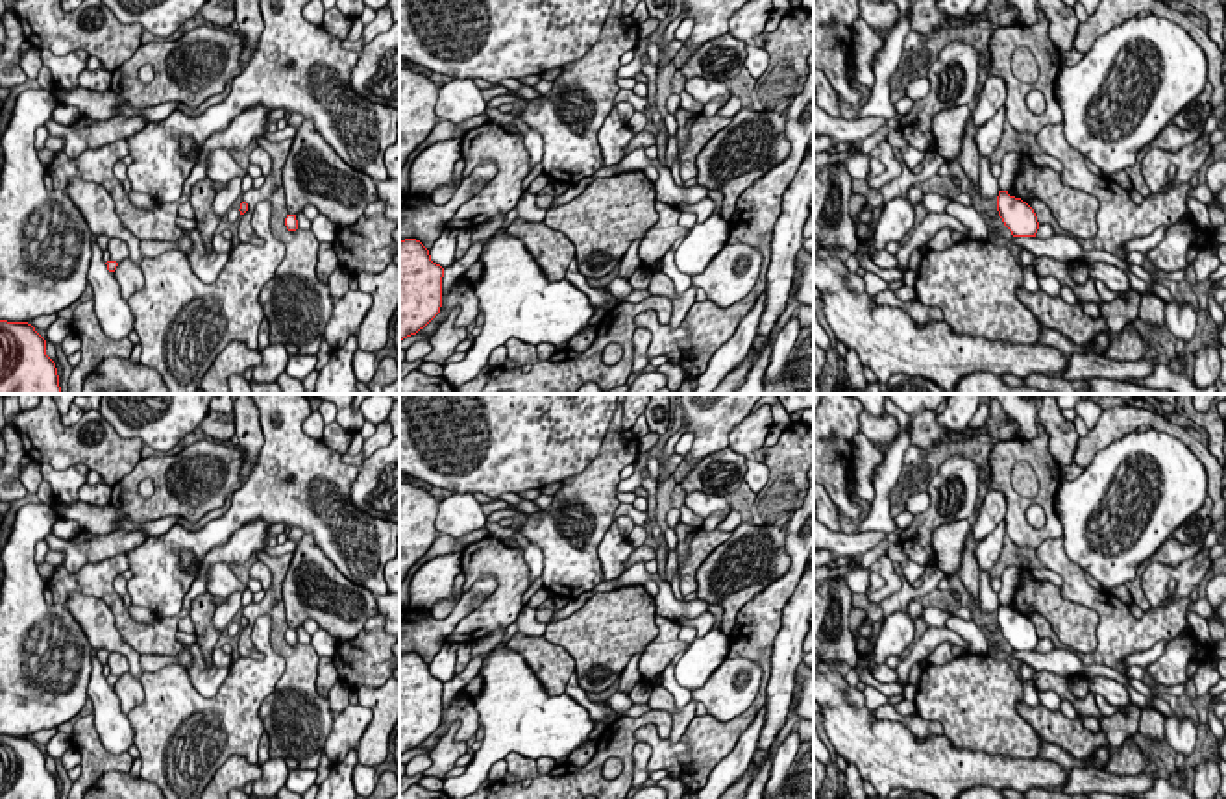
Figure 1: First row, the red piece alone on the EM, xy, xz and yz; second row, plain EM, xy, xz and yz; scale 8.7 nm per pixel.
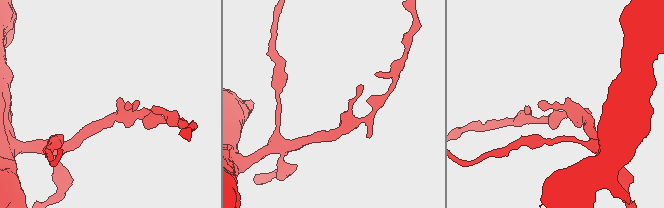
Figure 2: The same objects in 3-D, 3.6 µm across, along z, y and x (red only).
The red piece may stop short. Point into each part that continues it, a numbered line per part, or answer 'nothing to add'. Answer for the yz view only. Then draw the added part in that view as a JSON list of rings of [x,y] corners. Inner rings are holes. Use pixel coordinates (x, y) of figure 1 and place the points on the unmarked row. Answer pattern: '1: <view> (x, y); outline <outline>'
nothing to add

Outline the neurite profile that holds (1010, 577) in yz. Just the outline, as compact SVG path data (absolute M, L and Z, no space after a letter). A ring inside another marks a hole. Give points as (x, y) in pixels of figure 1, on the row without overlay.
M1010 566L1010 568L1004 570L1004 573L1000 577L1002 579L1002 588L997 594L1000 605L1011 603L1015 588L1019 584L1019 575L1021 575L1021 568L1019 566Z

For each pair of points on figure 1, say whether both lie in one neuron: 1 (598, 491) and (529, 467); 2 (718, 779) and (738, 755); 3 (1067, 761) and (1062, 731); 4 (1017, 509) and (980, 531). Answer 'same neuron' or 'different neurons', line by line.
1: different neurons
2: same neuron
3: different neurons
4: different neurons

